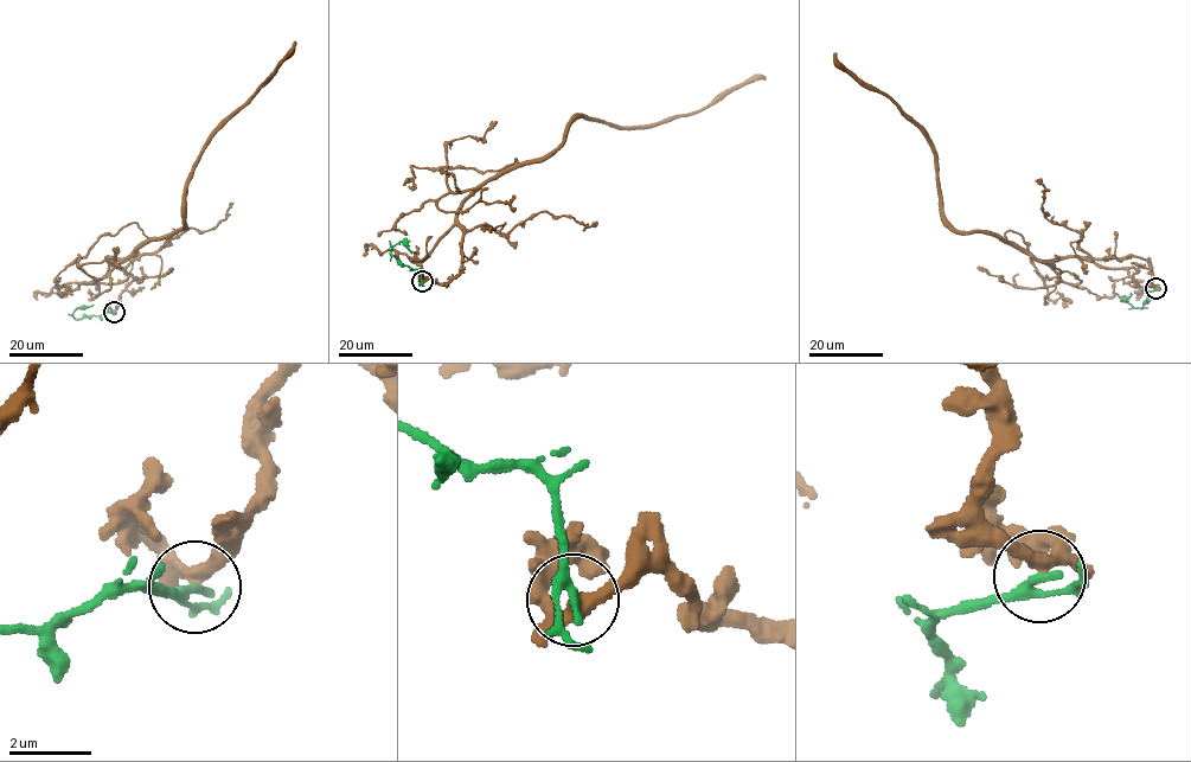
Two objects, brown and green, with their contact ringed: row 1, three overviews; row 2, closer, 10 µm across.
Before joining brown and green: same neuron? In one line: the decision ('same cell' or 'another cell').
another cell

